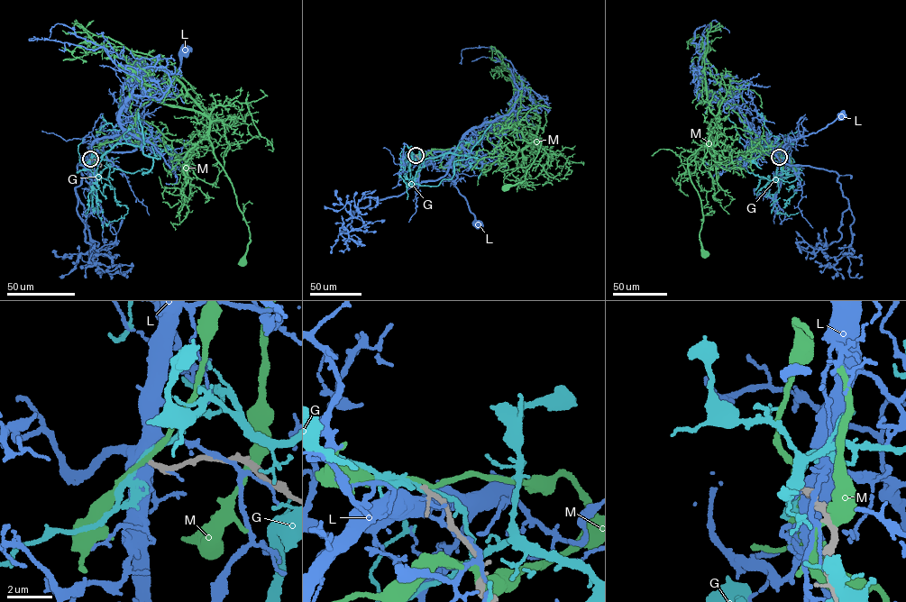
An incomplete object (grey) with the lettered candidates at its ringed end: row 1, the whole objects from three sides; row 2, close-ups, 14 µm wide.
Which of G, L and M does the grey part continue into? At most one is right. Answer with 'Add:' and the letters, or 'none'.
Add: none

